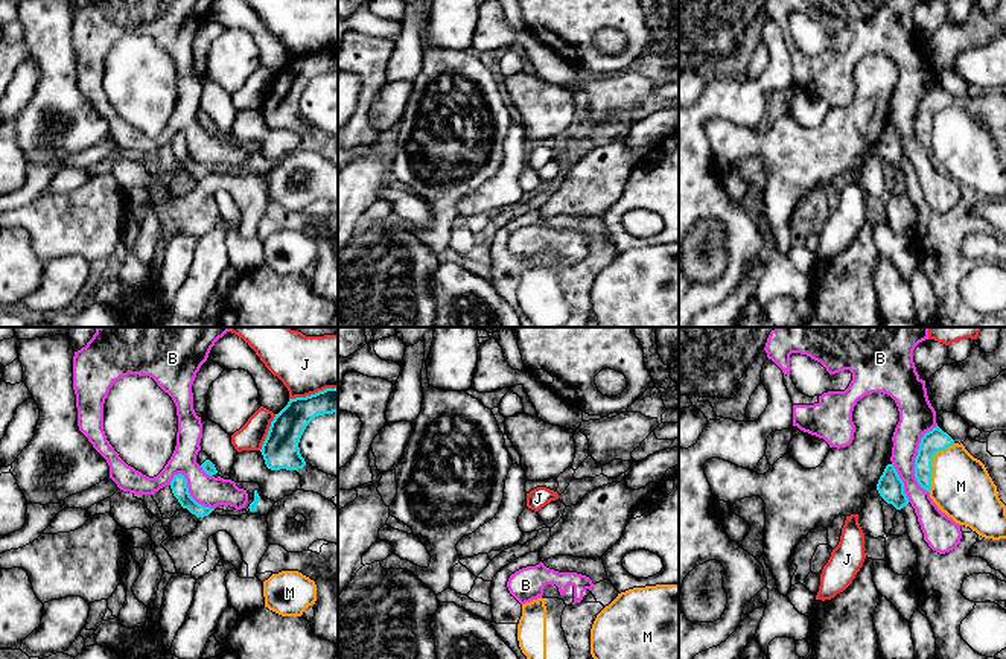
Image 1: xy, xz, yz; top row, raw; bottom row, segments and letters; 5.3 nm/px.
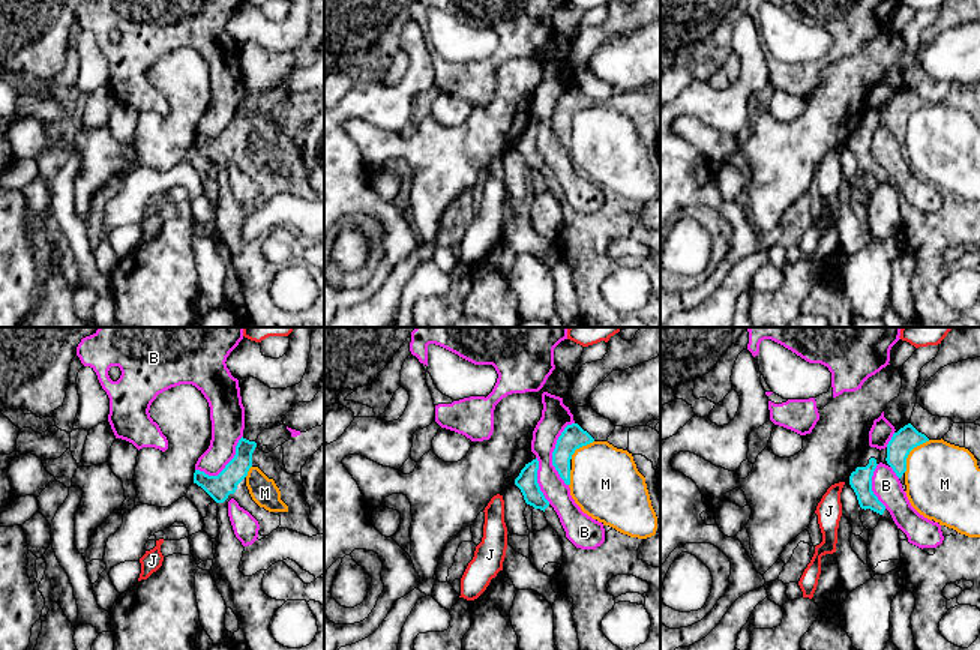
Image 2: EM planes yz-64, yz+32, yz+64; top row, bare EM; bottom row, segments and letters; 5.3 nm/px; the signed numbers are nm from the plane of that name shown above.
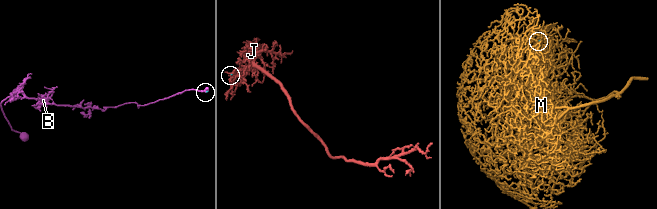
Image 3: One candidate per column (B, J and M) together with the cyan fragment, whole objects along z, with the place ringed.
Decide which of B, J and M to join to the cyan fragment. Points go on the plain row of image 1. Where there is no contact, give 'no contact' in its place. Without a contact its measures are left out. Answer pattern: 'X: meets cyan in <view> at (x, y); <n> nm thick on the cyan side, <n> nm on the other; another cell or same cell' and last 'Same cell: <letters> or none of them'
B: meets cyan in yz at (915, 117); 120 nm thick on the cyan side, 190 nm on the other; another cell
J: meets cyan in xy at (312, 54); 170 nm thick on the cyan side, 280 nm on the other; another cell
M: meets cyan in yz at (932, 120); 120 nm thick on the cyan side, 320 nm on the other; another cell
Same cell: none of them

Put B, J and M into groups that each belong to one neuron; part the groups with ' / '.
B / J / M

